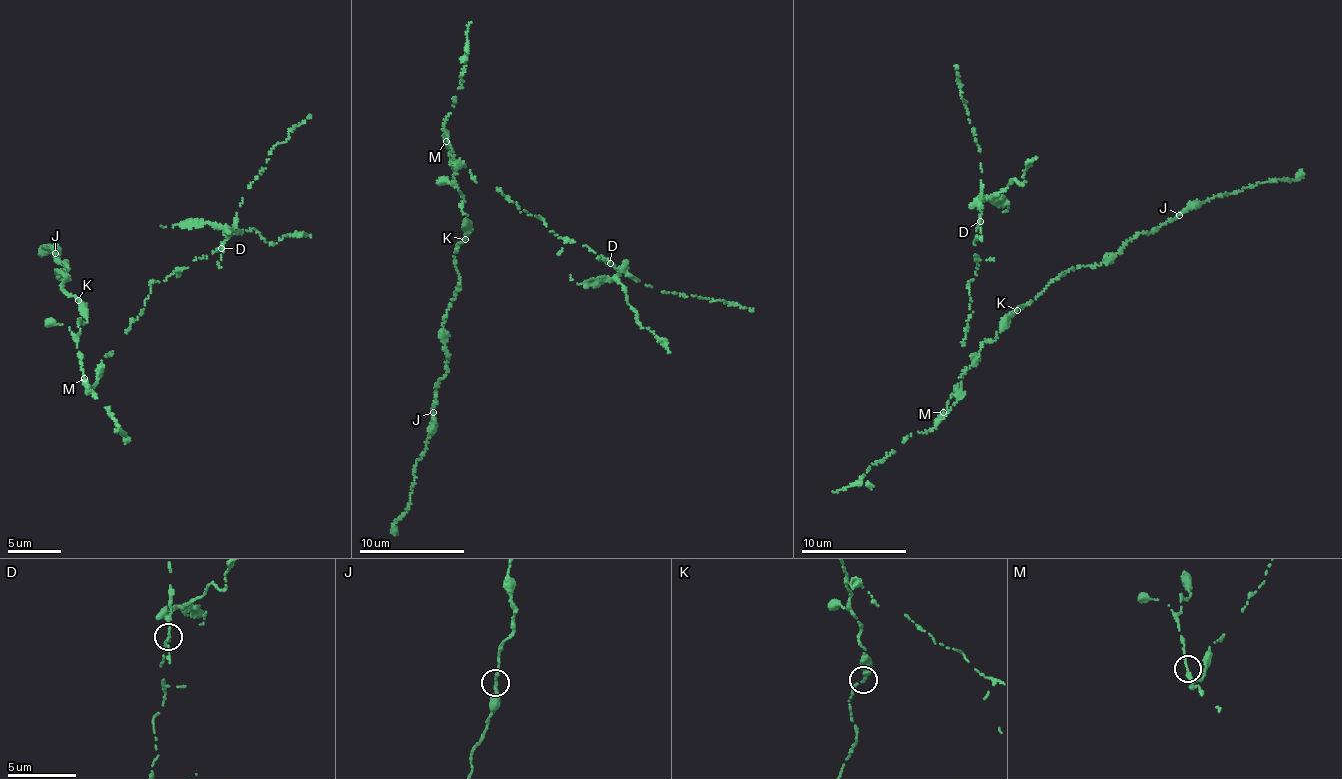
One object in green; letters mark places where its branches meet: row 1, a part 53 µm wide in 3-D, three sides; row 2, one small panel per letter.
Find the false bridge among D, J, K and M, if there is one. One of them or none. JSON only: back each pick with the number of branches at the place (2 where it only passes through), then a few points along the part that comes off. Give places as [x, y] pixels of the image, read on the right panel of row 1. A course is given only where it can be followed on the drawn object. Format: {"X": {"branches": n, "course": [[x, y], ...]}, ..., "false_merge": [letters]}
{"D": {"branches": 2, "course": [[980, 220], [978, 204], [1005, 191], [1015, 178], [1022, 185], [1036, 159]]}, "false_merge": ["D"]}

